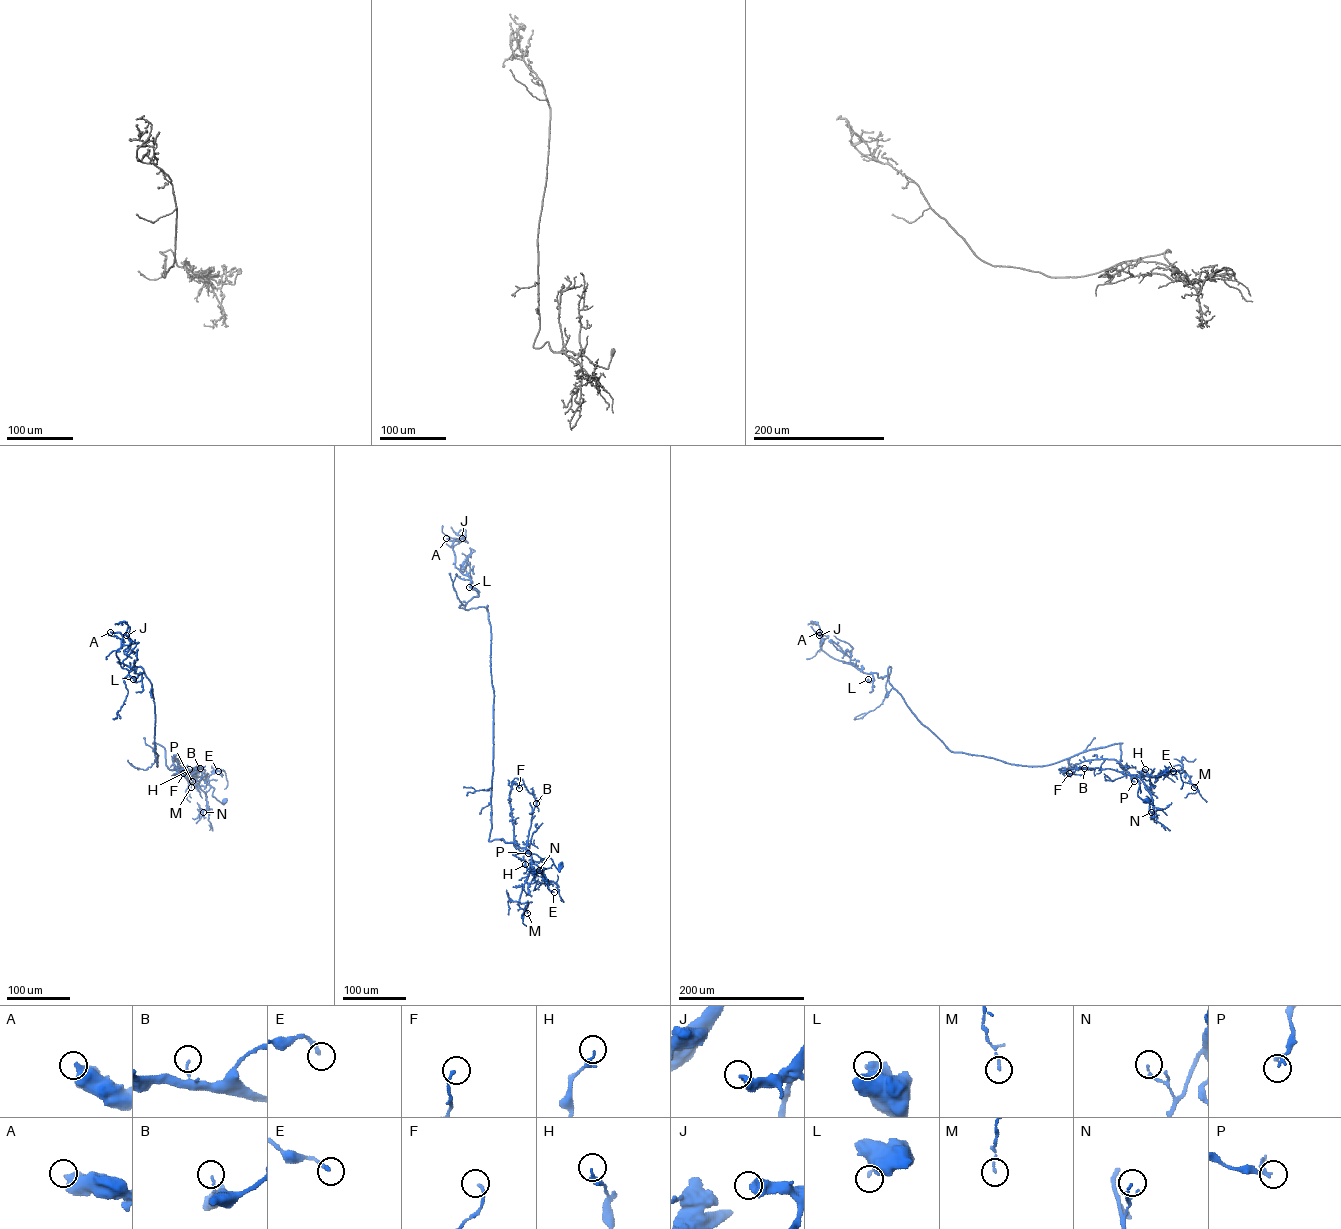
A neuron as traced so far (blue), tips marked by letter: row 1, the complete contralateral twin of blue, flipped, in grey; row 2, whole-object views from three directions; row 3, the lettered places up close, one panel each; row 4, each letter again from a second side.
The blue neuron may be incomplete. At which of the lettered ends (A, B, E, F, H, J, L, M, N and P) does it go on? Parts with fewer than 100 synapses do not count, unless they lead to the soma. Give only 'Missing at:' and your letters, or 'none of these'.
Missing at: none of these

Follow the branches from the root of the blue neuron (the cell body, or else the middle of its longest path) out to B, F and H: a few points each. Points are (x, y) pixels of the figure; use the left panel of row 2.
B: (224, 800), (223, 804), (213, 796), (214, 788), (200, 777), (190, 774), (194, 768), (200, 768)
F: (224, 800), (213, 796), (214, 788), (200, 777), (185, 774), (176, 759), (174, 767), (183, 773)
H: (224, 800), (223, 804), (213, 796), (214, 788), (200, 777), (189, 775), (189, 769)

